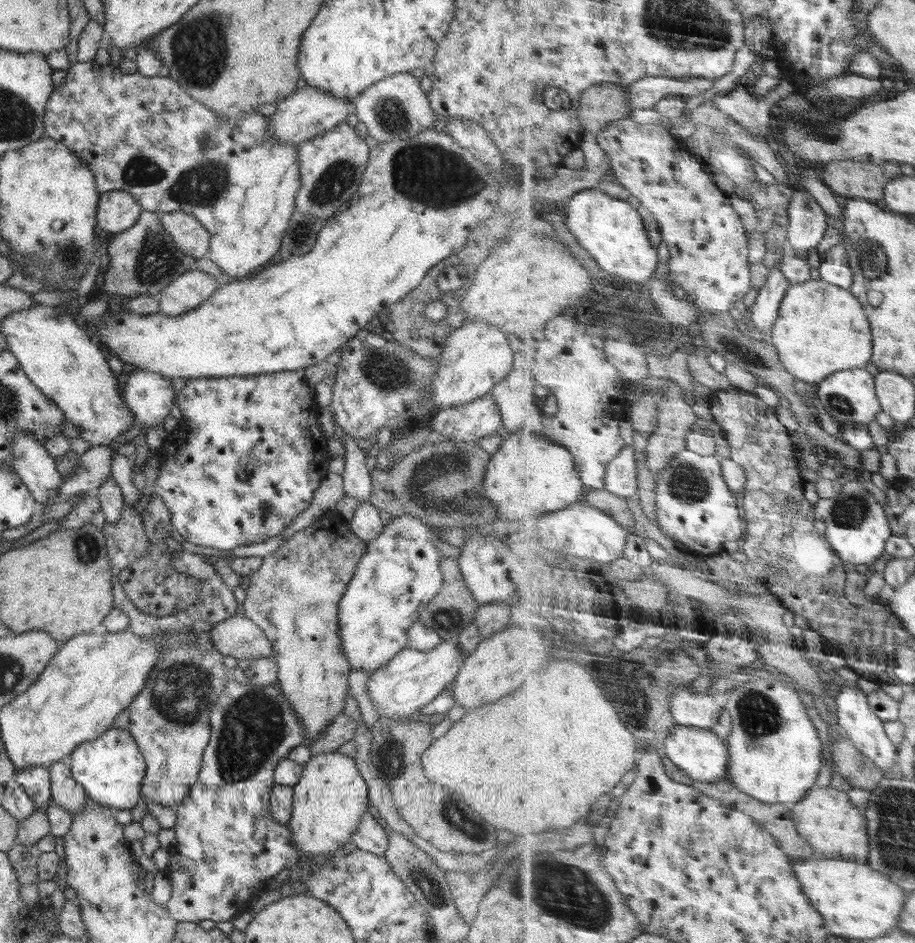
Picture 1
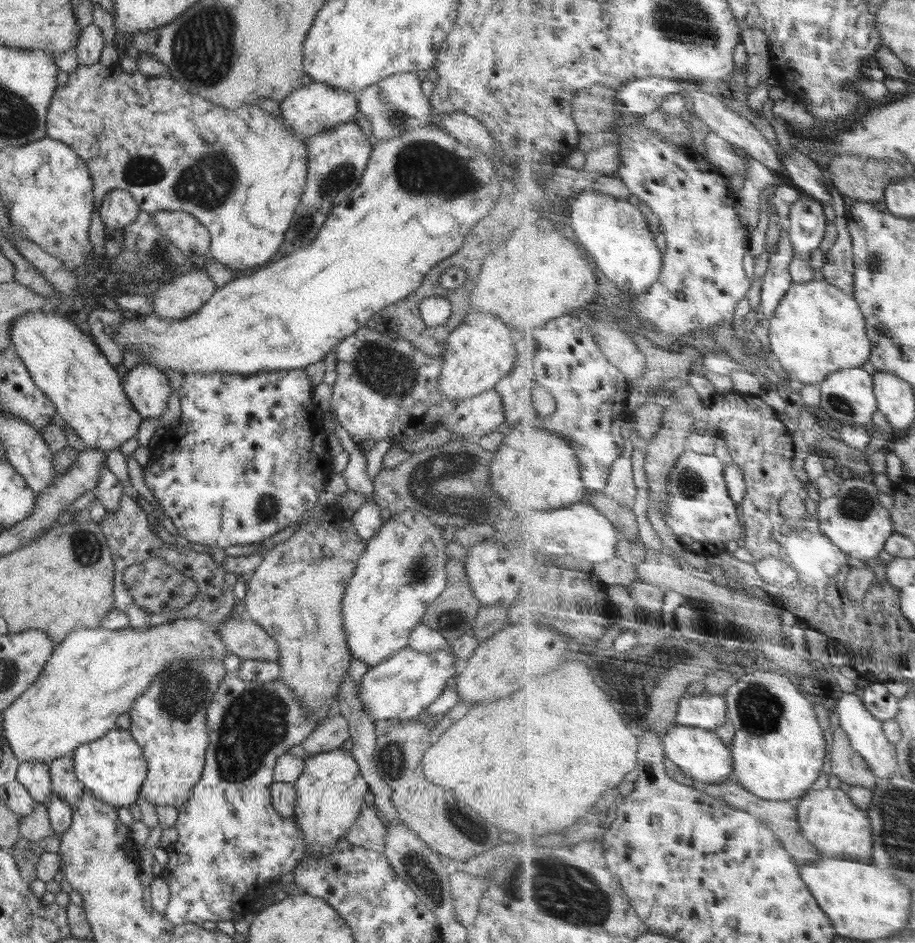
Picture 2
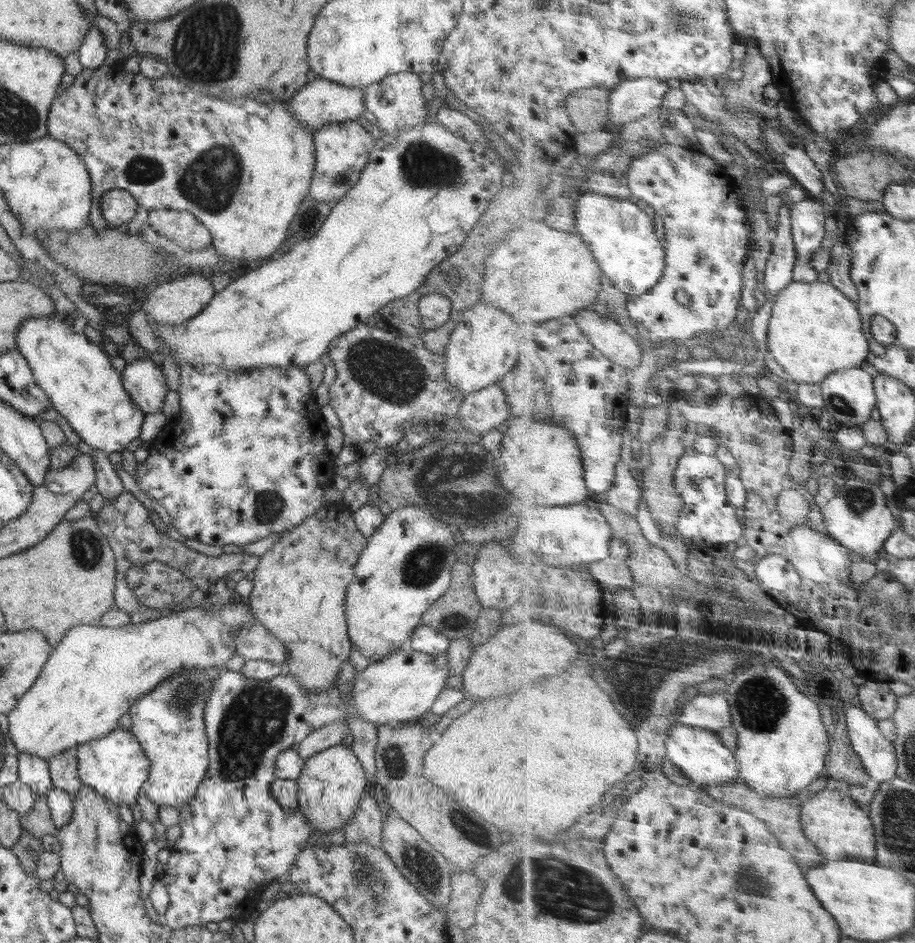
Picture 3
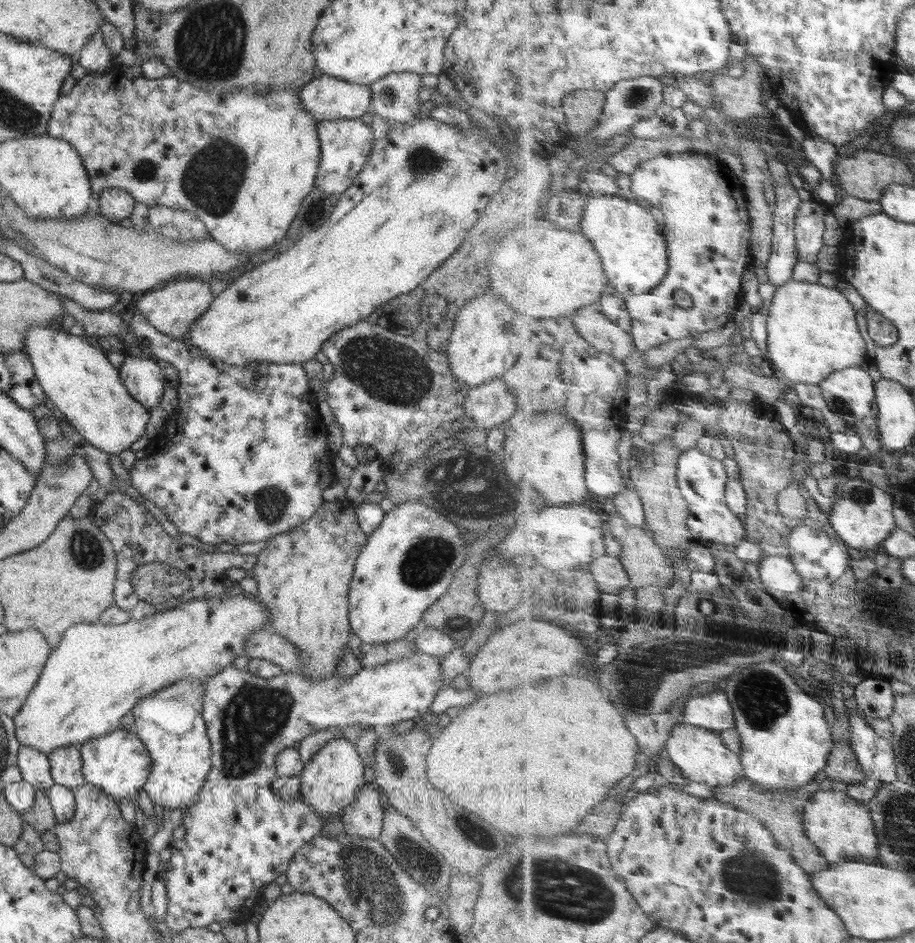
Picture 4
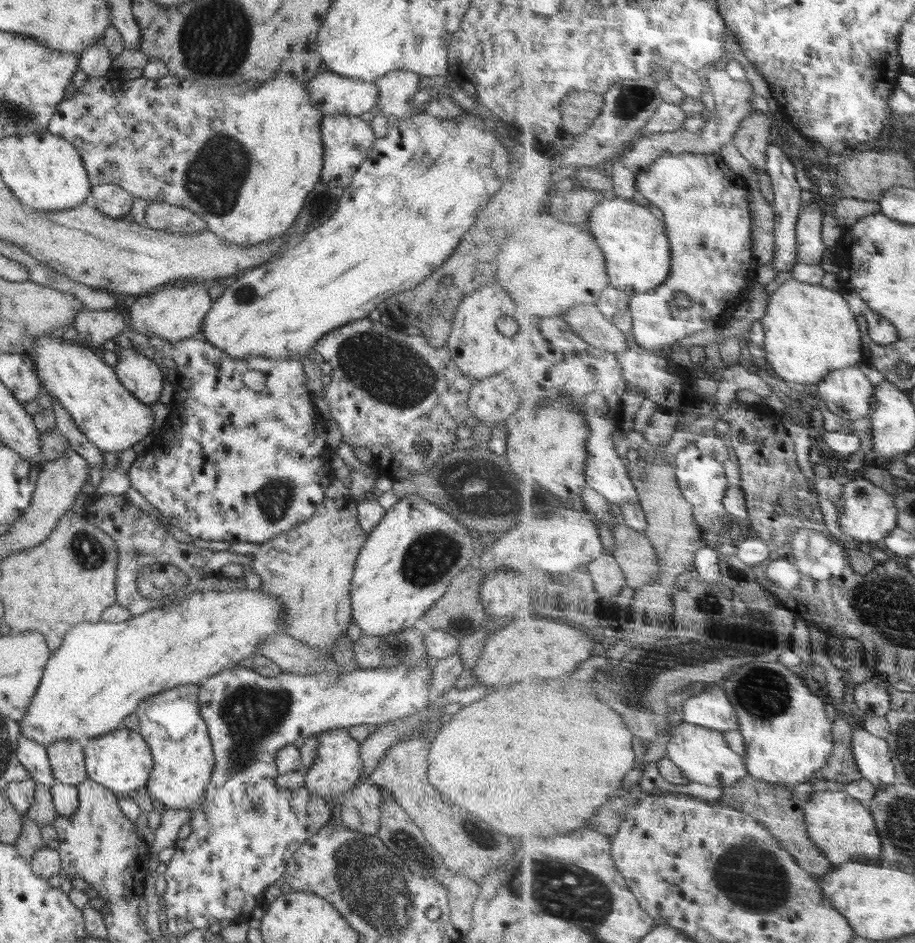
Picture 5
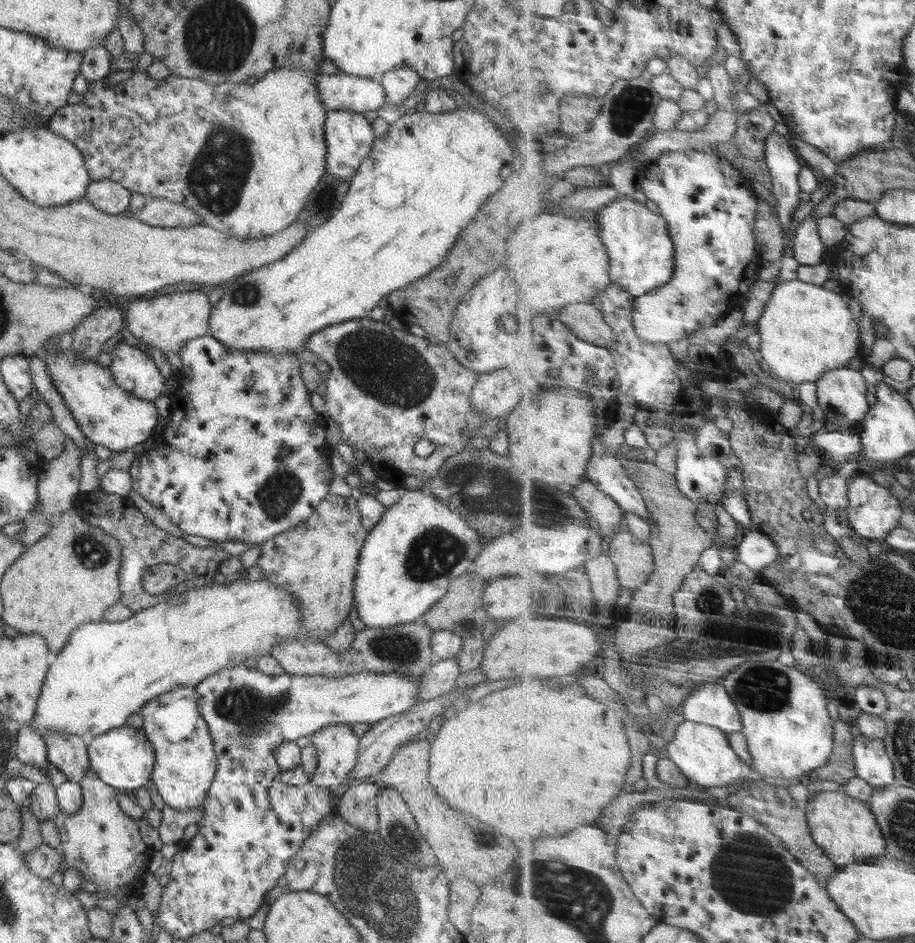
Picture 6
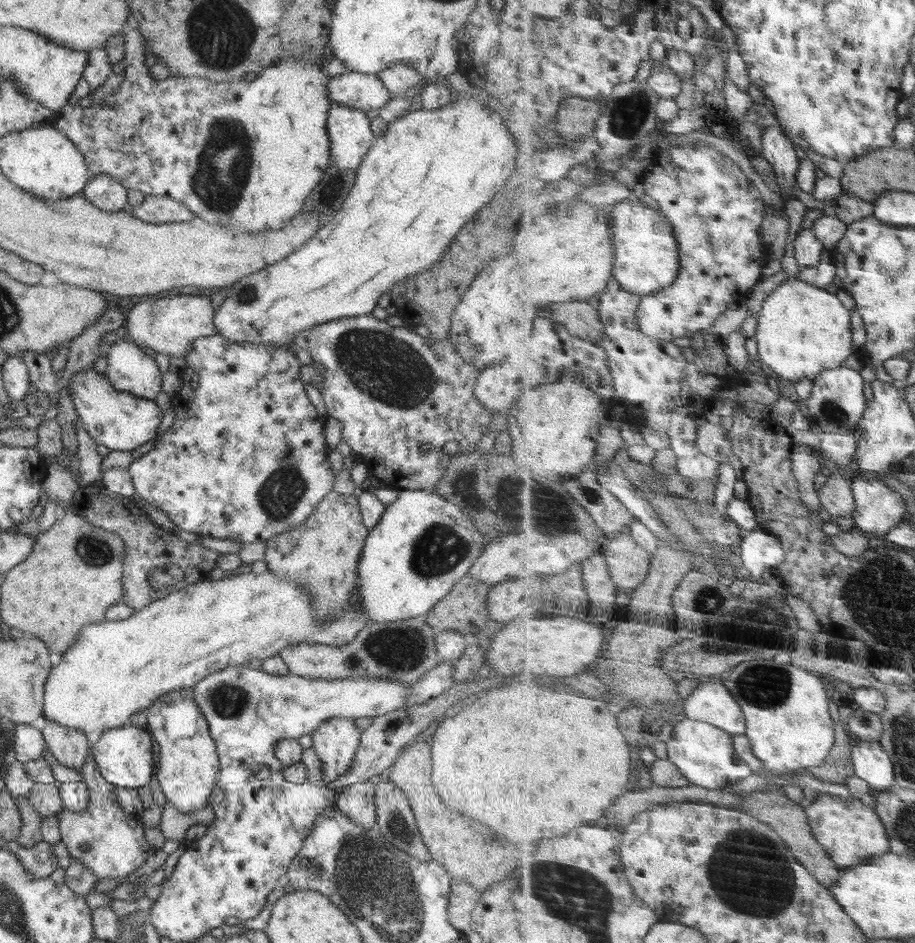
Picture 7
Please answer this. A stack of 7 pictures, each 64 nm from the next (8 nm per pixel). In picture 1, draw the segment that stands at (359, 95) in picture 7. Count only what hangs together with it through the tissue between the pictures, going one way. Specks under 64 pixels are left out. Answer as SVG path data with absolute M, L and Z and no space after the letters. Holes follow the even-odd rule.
M308 85L307 88L296 90L277 102L275 113L266 117L270 123L268 129L278 141L298 146L312 137L323 135L340 122L344 123L350 116L350 103L348 99L334 97L318 87Z

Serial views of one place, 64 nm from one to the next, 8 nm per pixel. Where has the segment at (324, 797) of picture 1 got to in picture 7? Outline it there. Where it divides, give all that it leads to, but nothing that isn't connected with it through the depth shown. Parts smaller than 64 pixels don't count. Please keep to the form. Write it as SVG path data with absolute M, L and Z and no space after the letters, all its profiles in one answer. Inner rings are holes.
M332 718L311 734L312 748L322 763L323 784L338 779L354 761L361 740L360 728L353 720Z

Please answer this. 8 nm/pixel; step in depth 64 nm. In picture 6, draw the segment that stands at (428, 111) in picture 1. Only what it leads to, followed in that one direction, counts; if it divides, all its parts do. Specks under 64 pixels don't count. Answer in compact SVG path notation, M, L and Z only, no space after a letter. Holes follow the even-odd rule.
M406 67L385 72L378 80L386 91L386 105L396 106L403 104L405 98L414 94L424 84L416 71Z

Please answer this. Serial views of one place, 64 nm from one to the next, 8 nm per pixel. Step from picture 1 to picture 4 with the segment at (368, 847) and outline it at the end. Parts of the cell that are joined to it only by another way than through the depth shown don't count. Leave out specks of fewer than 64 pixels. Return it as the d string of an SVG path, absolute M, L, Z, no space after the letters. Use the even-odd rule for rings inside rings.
M368 782L362 786L356 793L352 804L346 806L342 813L341 820L347 827L348 835L356 835L369 839L378 839L383 827L384 809L380 804L380 794L368 786Z

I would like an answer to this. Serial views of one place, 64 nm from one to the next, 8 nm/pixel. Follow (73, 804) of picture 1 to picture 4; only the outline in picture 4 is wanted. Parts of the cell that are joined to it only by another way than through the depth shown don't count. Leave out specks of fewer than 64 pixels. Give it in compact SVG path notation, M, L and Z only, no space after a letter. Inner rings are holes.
M78 745L52 749L48 754L50 772L54 782L73 791L85 783L82 775L82 757Z

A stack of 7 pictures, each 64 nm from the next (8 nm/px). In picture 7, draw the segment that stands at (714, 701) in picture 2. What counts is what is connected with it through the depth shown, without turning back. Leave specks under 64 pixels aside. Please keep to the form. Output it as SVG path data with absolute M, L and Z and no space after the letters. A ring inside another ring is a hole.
M723 679L702 682L684 703L686 718L704 720L728 730L732 735L747 735L747 715Z

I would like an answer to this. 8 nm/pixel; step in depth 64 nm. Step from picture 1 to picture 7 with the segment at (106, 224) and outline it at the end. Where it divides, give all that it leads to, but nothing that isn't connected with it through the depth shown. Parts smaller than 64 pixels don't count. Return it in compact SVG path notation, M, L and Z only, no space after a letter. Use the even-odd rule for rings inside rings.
M104 174L91 176L82 194L104 212L123 211L127 202L127 189L115 178Z

